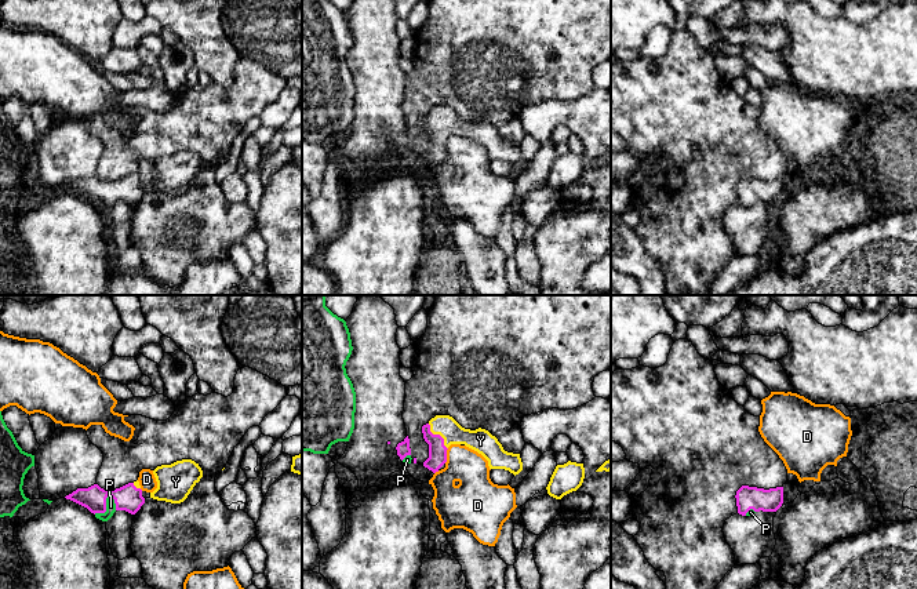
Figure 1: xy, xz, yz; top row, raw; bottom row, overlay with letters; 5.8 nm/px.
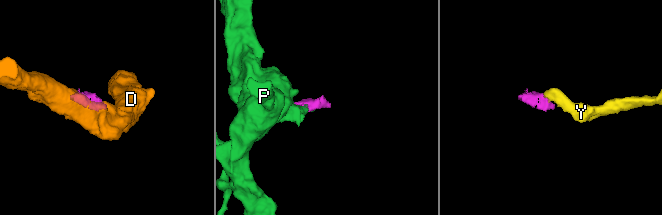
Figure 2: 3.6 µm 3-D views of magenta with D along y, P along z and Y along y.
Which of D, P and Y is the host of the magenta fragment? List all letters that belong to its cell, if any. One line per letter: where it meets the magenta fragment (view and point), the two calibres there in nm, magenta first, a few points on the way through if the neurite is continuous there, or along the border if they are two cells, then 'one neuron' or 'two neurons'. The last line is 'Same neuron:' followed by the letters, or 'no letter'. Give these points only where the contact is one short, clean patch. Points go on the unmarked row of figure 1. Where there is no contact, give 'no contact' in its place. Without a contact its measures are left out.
D: xz (446, 146) | 110/200 nm | along xz (448, 140), (444, 153) | two neurons
P: xy (105, 197) | 150/60 nm | one neuron
Y: xz (439, 126) | 110/140 nm | across xz (437, 142), (439, 126), (459, 126), (480, 131) | one neuron
Same neuron: P, Y

